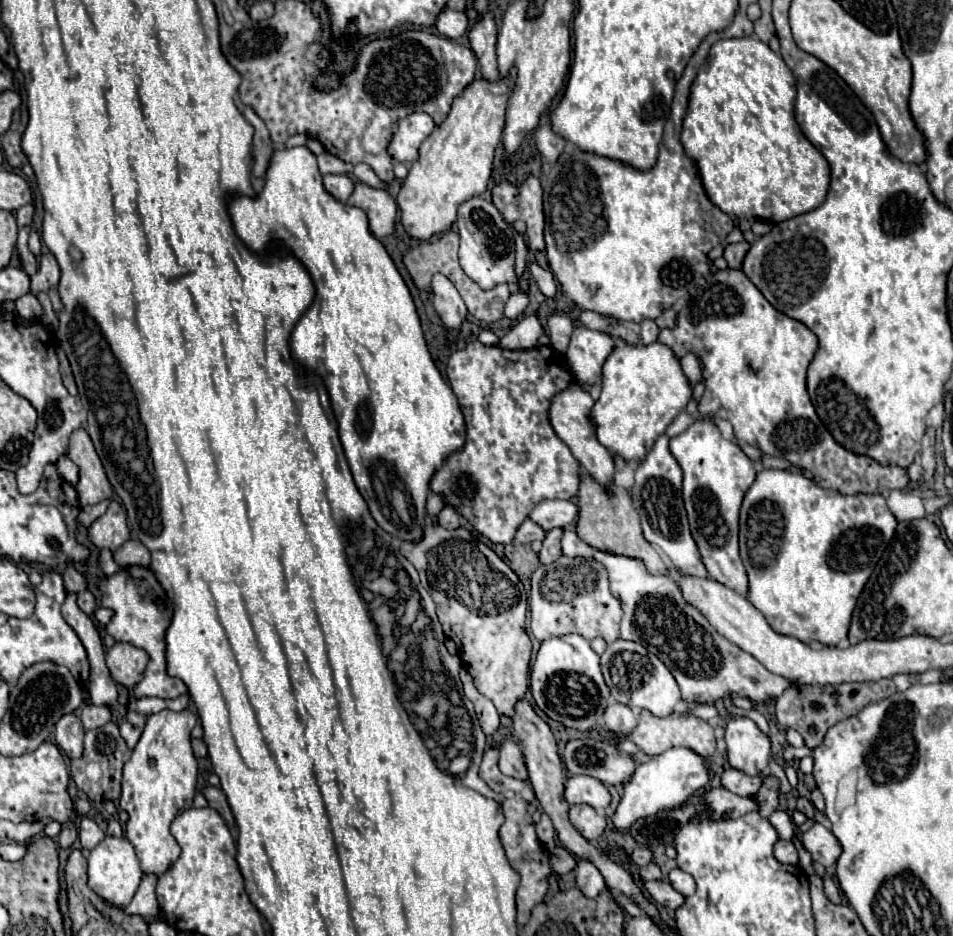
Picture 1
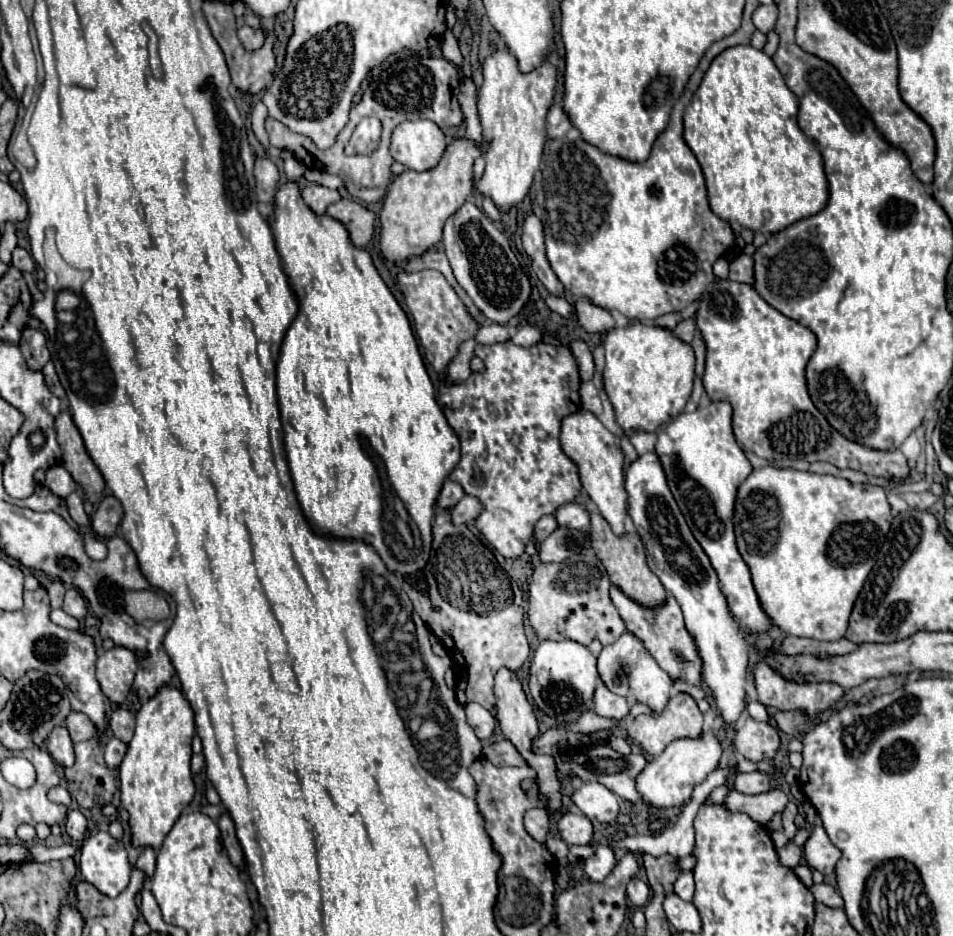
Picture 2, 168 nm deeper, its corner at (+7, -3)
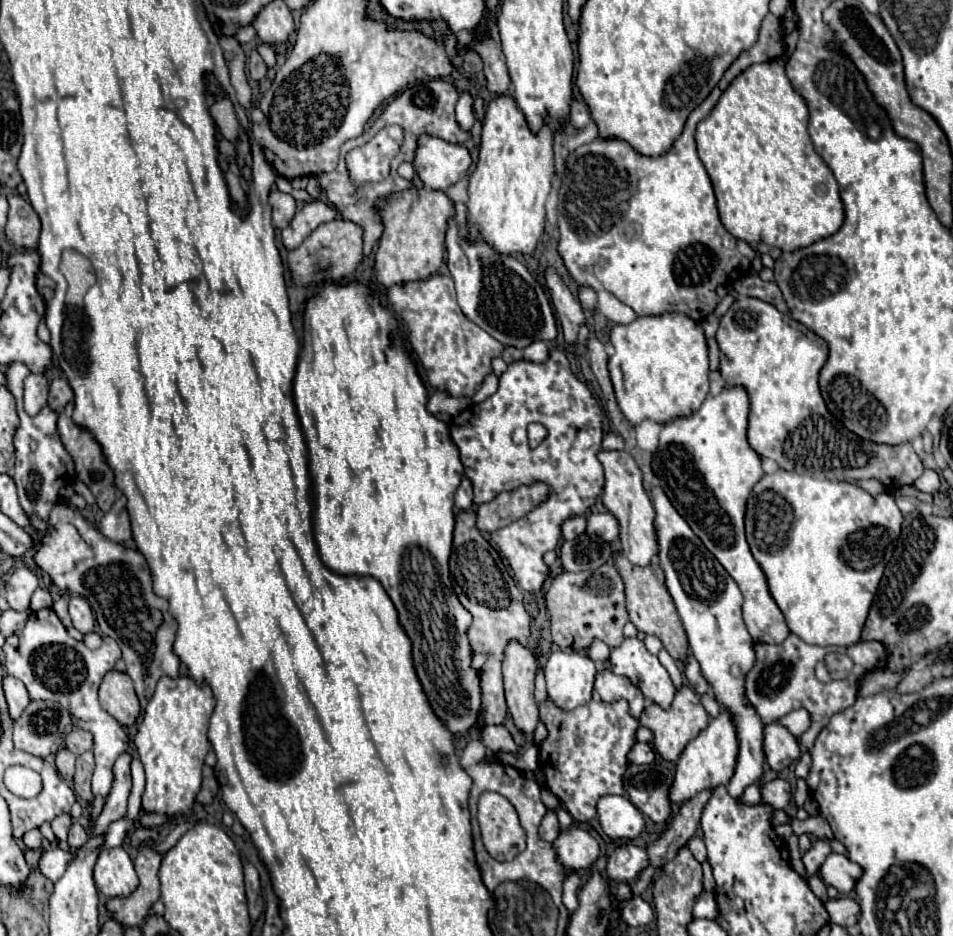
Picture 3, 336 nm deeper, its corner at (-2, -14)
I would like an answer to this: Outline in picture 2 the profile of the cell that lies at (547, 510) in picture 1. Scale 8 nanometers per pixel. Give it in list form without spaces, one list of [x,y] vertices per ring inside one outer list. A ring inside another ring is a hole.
[[[566,503],[566,505],[558,507],[558,509],[554,511],[554,517],[556,517],[558,527],[578,529],[578,531],[582,531],[582,533],[586,533],[586,531],[588,531],[588,525],[590,525],[588,511],[586,511],[580,503]]]

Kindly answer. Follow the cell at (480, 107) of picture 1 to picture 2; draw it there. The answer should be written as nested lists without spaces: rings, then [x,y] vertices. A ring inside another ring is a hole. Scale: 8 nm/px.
[[[454,137],[440,163],[430,171],[408,169],[394,177],[386,191],[384,207],[380,211],[380,249],[390,261],[406,261],[418,257],[442,241],[444,221],[474,193],[474,161],[482,155],[484,147],[468,137]]]

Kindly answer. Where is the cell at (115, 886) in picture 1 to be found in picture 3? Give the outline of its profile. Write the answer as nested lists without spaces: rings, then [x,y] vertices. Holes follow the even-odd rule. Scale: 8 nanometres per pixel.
[[[123,848],[103,850],[97,858],[93,878],[97,890],[107,898],[129,896],[139,886],[133,860]]]

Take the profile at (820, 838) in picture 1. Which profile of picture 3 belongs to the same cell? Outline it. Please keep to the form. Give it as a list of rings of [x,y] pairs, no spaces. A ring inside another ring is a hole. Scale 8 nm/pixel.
[[[829,854],[827,860],[823,862],[821,870],[819,870],[821,878],[825,880],[825,884],[831,884],[839,890],[839,894],[849,894],[855,890],[857,880],[863,874],[863,868],[855,862],[851,862],[847,856],[841,854]]]

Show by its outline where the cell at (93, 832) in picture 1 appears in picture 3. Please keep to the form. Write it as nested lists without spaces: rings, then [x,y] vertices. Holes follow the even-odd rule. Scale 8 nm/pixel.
[[[73,822],[71,828],[69,828],[69,836],[67,836],[69,848],[71,848],[71,850],[77,850],[77,848],[81,848],[85,842],[87,842],[87,832],[85,832],[85,828],[83,828],[79,822]]]

